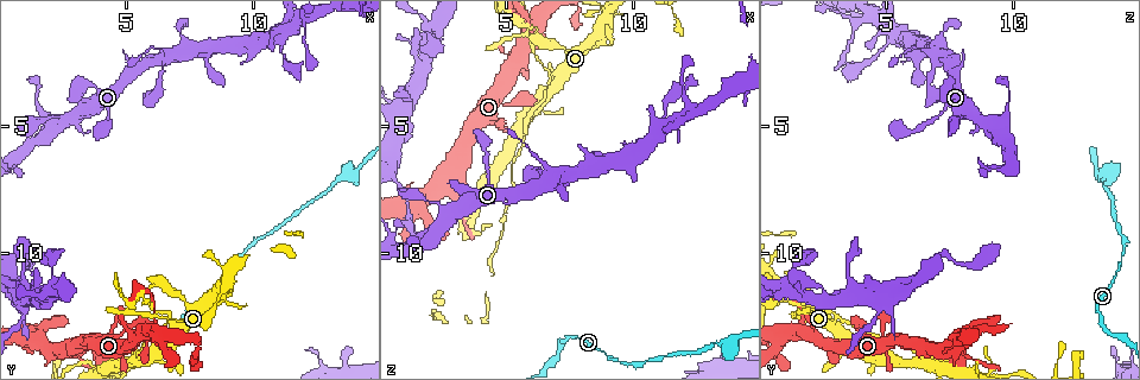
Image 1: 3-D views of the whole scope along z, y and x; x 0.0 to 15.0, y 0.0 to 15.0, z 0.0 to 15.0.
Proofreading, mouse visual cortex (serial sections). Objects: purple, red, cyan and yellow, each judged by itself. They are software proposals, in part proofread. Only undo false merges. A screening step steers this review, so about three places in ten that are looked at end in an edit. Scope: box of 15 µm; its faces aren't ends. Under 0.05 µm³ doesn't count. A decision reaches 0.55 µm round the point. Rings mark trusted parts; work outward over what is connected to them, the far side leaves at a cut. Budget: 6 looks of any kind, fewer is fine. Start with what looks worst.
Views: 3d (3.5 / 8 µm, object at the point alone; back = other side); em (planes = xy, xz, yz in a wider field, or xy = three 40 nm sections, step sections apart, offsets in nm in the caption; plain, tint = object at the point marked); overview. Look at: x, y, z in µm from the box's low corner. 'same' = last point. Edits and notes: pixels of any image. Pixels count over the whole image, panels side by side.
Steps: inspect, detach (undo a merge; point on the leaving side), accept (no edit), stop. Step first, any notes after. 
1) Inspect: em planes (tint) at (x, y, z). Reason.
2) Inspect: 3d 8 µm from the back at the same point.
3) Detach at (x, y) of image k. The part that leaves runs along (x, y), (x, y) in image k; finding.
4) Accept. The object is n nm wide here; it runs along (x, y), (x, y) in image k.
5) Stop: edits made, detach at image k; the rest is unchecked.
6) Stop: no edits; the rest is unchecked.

Inspect: 3d 3.5 µm at (13.7, 6.9, 13.6).

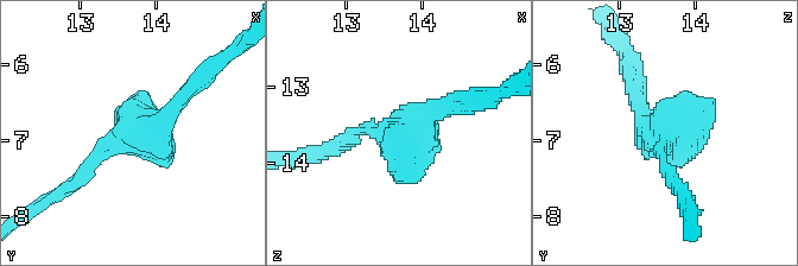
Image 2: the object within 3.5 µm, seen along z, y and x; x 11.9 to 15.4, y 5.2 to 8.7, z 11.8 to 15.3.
Inspect: em xy step 5 (tint) at (13.75, 6.85, 13.60). Need the tissue.

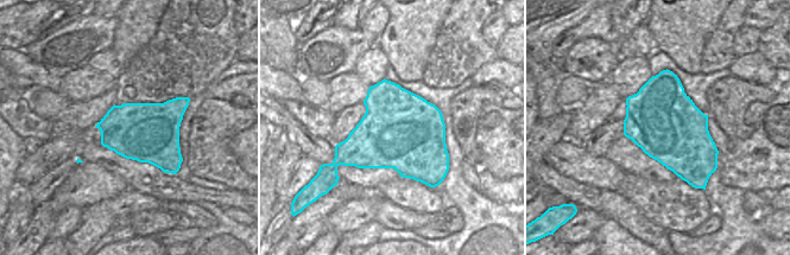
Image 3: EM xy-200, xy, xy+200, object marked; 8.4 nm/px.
Accept. It runs along (78, 179), (191, 88) in image 2; all the same cell.

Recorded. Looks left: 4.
Inspect: 3d 3.5 µm from the back at (11.2, 1.6, 5.3). Three-way junction.

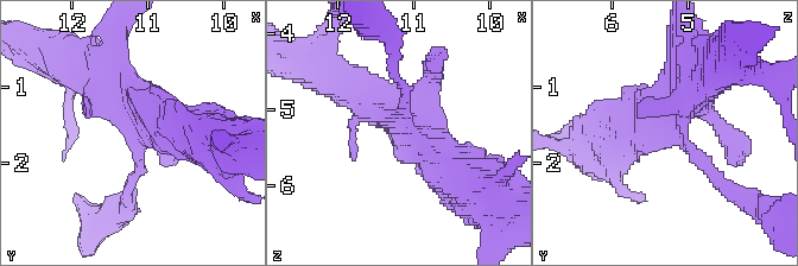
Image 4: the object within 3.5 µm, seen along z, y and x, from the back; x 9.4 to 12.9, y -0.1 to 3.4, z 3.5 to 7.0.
Inspect: em xy step 3 (tint) at (11.10, 1.55, 5.20).

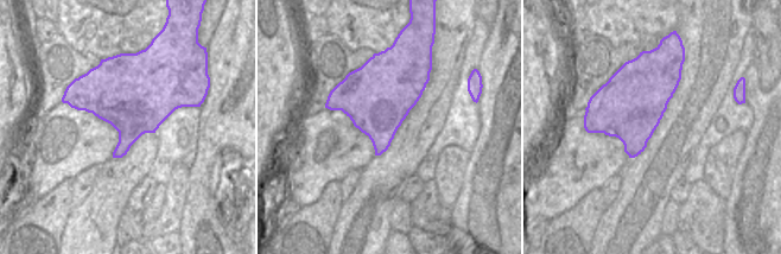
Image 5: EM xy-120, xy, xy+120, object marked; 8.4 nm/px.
Accept. The object is 550 nm wide here; it runs along (475, 184), (384, 105), (358, 93) in image 4; continuous, no second cell.

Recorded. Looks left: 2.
Inspect: 3d 8 µm at (5.2, 13.6, 2.5). Small branch off a trunk.

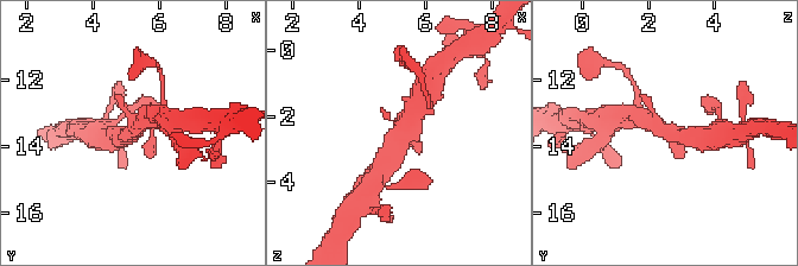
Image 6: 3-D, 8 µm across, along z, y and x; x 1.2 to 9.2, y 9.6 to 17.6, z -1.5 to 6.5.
Inspect: em xy step 3 (tint) at (5.2, 13.5, 2.5).

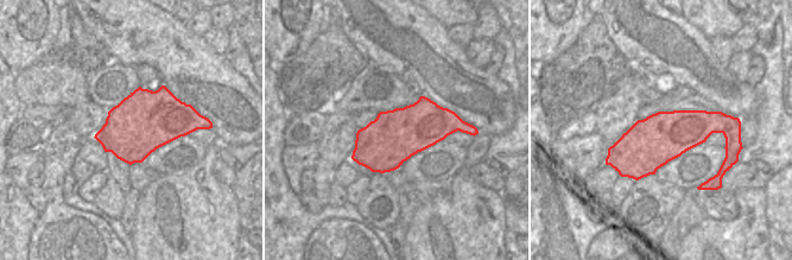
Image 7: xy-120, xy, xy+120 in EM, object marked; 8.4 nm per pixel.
Accept. It runs along (386, 160), (392, 139), (418, 107) in image 6; all the same cell.

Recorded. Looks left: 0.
Stop: no edits; the rest is unchecked.

